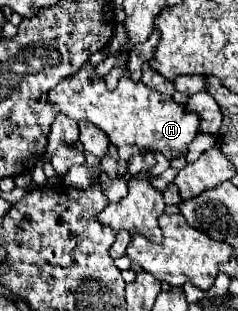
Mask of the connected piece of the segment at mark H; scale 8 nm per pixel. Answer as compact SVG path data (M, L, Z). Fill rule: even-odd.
M83 65L75 75L63 79L57 87L49 91L49 101L59 105L59 109L75 119L75 121L91 121L99 129L103 129L109 137L109 143L119 149L119 159L127 161L131 155L141 151L159 151L167 155L167 159L177 159L187 155L191 141L199 133L199 115L185 109L185 105L175 103L169 95L161 95L143 87L143 83L135 83L129 75L119 79L119 87L109 91L103 79L95 77L95 69L91 65Z

